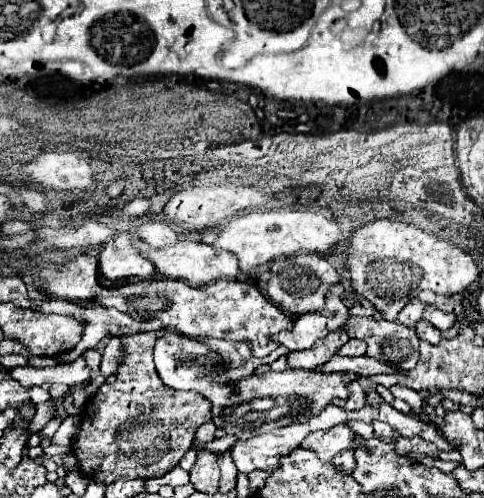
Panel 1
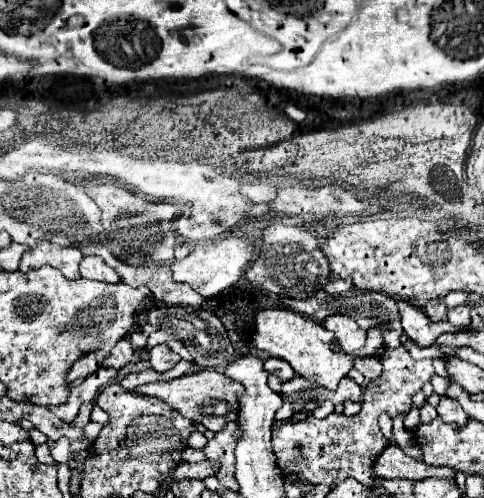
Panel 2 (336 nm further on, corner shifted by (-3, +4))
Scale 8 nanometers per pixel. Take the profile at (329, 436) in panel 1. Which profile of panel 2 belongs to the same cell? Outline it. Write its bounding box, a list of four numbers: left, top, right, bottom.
[375,446,455,480]

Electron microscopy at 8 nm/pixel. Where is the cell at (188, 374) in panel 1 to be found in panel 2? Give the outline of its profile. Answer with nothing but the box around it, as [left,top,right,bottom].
[149,344,181,372]

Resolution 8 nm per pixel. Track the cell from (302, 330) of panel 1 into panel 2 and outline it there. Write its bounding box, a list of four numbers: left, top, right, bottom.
[323,314,365,352]

